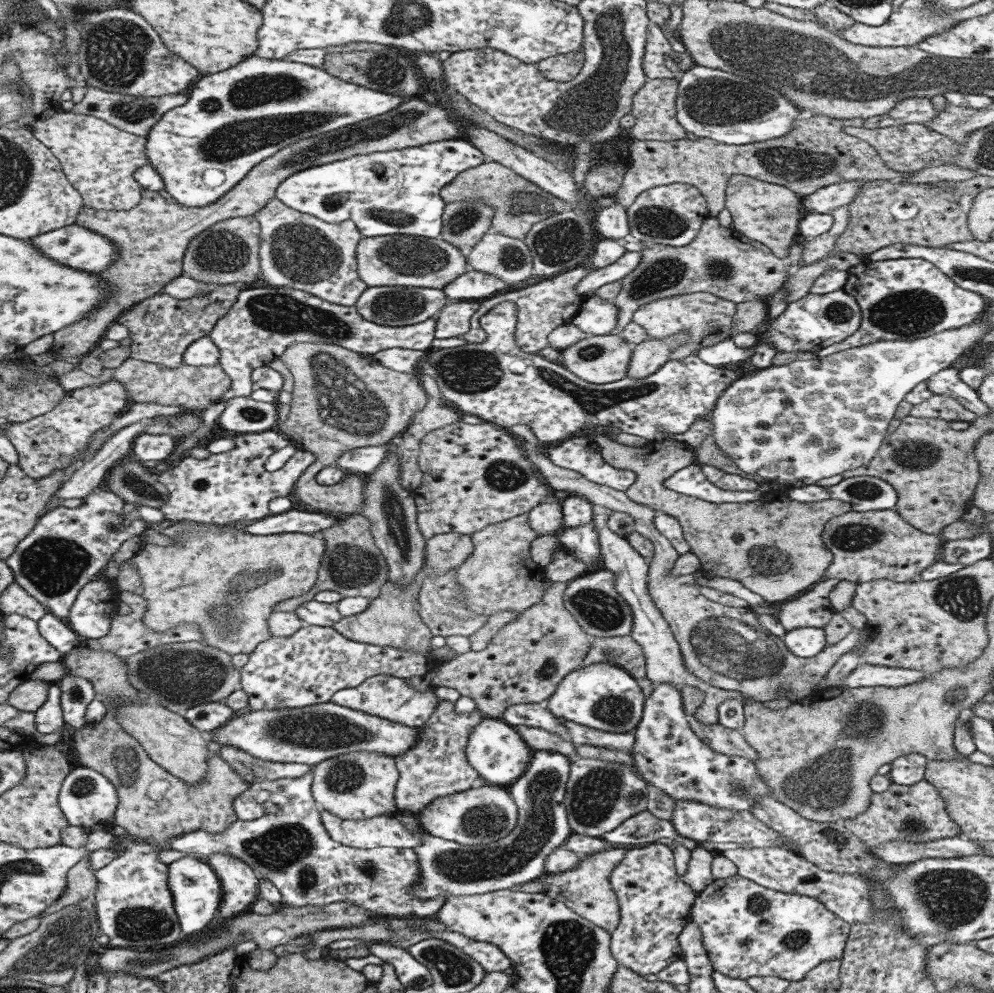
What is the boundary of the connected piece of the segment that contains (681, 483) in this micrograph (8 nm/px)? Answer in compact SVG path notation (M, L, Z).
M697 463L686 466L670 478L664 480L664 487L686 496L707 500L713 503L732 503L732 502L752 502L764 498L770 488L769 482L759 483L756 491L727 491L713 485L702 472L702 468Z

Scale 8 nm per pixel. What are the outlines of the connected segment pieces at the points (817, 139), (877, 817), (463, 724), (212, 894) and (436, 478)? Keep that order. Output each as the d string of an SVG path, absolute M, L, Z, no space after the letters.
M814 116L806 121L794 124L794 128L784 136L754 142L745 145L727 145L715 142L710 138L695 138L690 140L682 138L680 140L657 141L657 140L634 140L630 147L629 155L632 159L631 165L626 171L620 190L613 197L615 202L622 206L629 207L635 198L645 190L650 190L655 186L662 186L672 183L690 183L700 190L705 196L710 214L717 215L725 207L725 188L728 179L735 174L751 176L752 178L763 180L772 184L789 188L792 192L808 196L816 192L819 188L829 184L838 184L850 180L875 181L875 180L900 180L907 178L914 172L895 171L886 167L874 147L871 147L865 140L858 138L855 131L864 126L864 120L854 119L832 119L830 117Z
M924 779L910 786L892 783L884 792L874 793L870 797L866 812L852 820L844 820L842 824L870 848L889 842L924 844L942 838L960 837L962 834L961 827L950 819L946 803L937 788Z
M439 699L430 718L421 726L421 740L404 755L395 758L399 779L394 798L399 810L418 814L438 797L465 791L481 782L481 776L472 768L466 756L468 739L474 725L483 719L483 714L474 710L458 714L454 703Z
M186 856L168 866L168 885L174 899L174 908L182 932L186 935L201 931L217 913L223 897L218 876L209 864L200 858Z
M458 420L432 430L421 438L419 466L423 481L411 491L417 506L417 523L426 540L437 535L457 532L473 535L489 524L496 524L516 515L529 513L534 506L554 500L554 490L544 482L526 459L523 447L501 432L493 423L468 424Z

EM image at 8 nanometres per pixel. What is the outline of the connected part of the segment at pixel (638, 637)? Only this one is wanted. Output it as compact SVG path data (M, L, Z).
M593 506L593 525L598 533L600 551L600 566L606 570L612 571L615 576L615 591L623 596L626 604L630 606L633 613L633 625L630 636L643 648L646 657L646 668L648 680L655 684L678 684L678 686L695 686L704 692L703 703L695 710L694 717L702 724L716 724L719 719L719 706L728 698L741 698L746 703L753 700L752 697L746 697L744 693L738 691L726 691L723 688L716 688L700 680L689 672L685 665L678 641L674 638L672 629L662 613L658 611L654 600L649 595L647 587L649 563L639 552L630 546L626 536L620 536L612 532L607 525L607 520L611 515L608 509L597 509Z

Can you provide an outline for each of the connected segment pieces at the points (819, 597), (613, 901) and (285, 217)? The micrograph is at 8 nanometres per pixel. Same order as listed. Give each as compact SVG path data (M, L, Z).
M839 579L820 580L808 591L790 601L783 601L775 617L786 631L797 628L824 628L836 610L830 603L830 591Z
M616 846L614 849L590 854L582 857L575 869L562 873L553 873L548 870L537 881L544 884L543 892L550 898L562 901L582 918L603 928L606 932L612 933L620 920L620 907L609 879L614 868L625 857L625 852L626 847Z
M274 197L254 214L260 223L259 263L270 287L286 287L309 292L319 299L352 307L368 288L357 273L356 251L363 237L351 220L330 224L311 214L288 208Z

